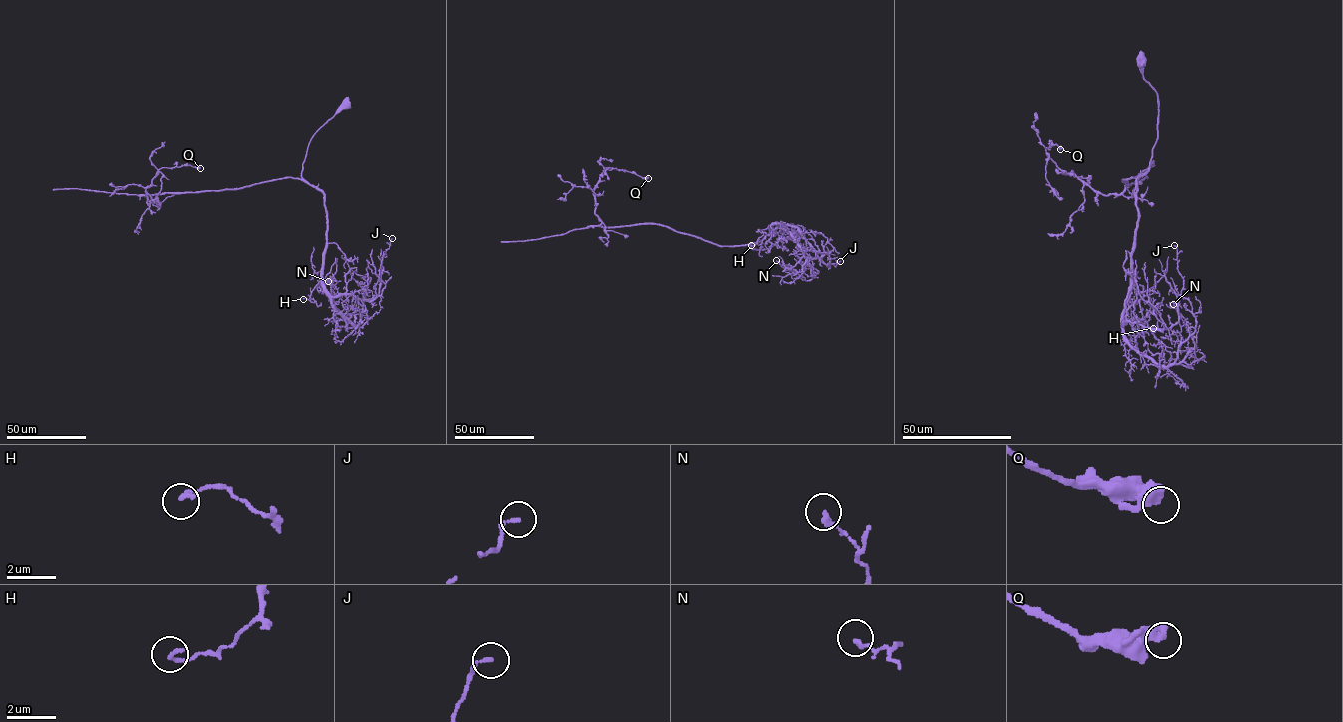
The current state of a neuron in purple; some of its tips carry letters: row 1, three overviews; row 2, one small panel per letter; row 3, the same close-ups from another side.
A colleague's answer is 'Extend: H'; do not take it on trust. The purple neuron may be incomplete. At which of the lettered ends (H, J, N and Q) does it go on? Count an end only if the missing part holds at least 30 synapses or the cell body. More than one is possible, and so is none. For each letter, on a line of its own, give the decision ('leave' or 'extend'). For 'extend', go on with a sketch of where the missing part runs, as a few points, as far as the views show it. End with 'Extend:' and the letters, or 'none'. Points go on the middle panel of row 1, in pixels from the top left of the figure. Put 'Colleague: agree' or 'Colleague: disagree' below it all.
H: leave
J: leave
N: leave
Q: leave
Extend: none
Colleague: disagree

